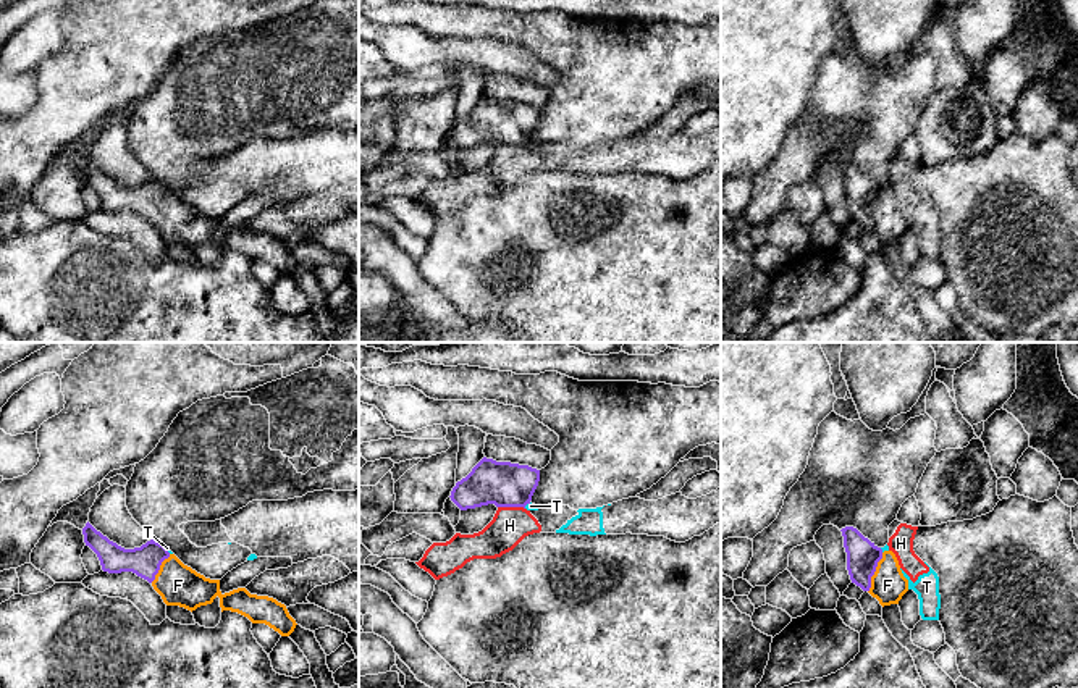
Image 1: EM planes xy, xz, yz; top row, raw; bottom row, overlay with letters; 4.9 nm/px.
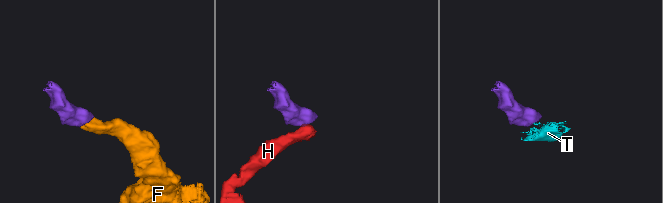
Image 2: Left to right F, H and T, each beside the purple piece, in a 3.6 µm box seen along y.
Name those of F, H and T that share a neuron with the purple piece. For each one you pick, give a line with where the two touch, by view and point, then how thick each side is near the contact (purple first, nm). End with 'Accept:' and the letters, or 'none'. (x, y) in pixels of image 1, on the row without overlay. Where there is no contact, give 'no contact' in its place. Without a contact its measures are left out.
F: contact yz (875, 209); calibres 160 and 180 nm
Accept: F

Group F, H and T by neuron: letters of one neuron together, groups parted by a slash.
F / H T

